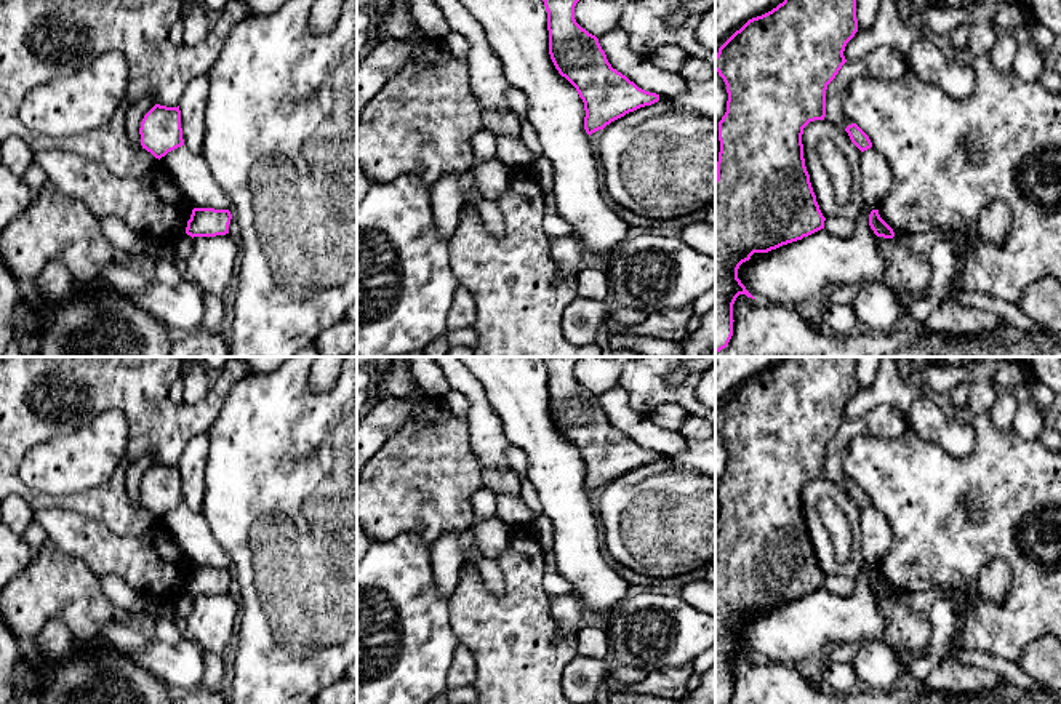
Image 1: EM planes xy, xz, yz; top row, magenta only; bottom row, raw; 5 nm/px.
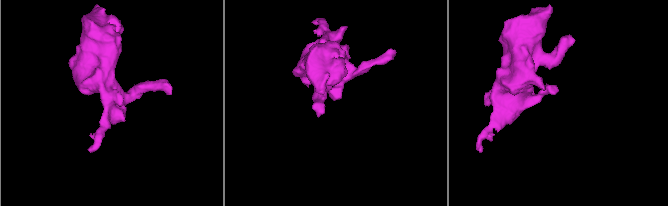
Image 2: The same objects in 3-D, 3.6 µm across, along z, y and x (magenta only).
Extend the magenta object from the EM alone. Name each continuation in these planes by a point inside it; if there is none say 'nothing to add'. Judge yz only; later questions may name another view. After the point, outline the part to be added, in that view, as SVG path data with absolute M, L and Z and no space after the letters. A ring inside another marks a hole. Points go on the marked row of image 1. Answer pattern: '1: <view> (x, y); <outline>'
nothing to add

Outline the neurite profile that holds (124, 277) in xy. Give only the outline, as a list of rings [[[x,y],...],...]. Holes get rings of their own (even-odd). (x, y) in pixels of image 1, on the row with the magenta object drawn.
[[[112,261],[109,266],[106,266],[104,277],[112,286],[120,291],[126,291],[128,294],[146,291],[150,285],[150,282],[133,266],[125,266],[117,261]]]

